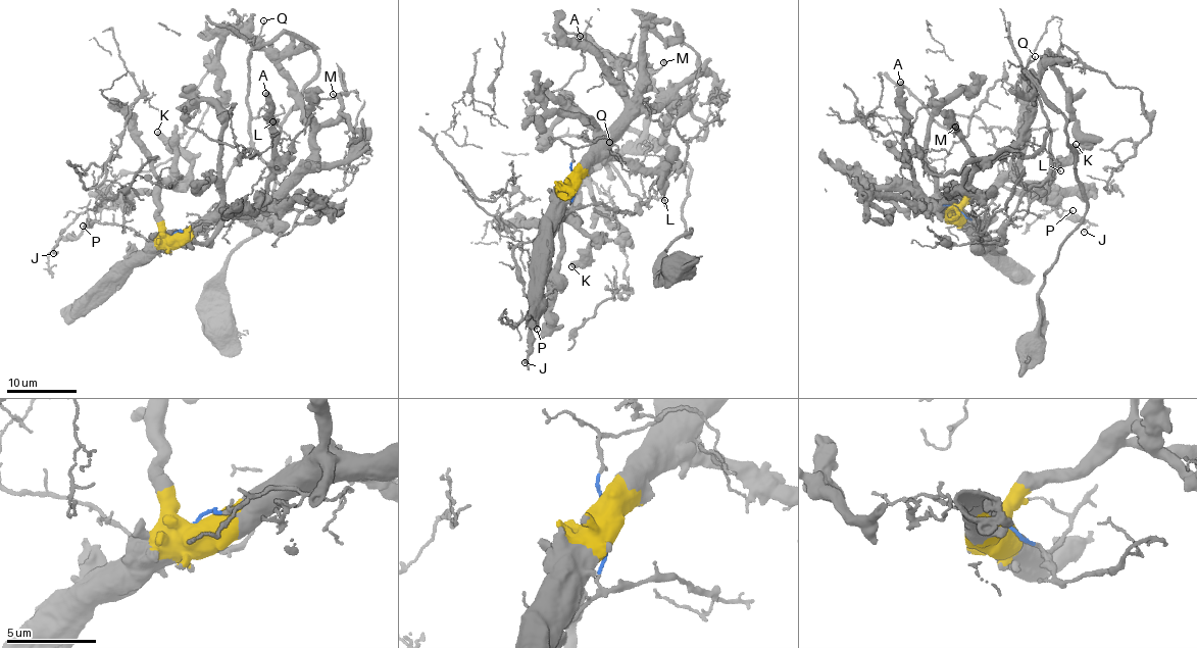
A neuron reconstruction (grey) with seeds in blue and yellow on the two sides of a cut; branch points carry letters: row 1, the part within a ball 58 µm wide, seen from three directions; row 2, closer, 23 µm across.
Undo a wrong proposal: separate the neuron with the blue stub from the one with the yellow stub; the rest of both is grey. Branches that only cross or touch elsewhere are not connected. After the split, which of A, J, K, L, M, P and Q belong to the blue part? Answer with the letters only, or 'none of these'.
J, L, P, Q

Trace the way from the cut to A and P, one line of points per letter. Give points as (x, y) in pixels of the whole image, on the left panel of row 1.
A: (173, 236), (222, 211), (243, 210), (260, 202), (273, 168), (275, 128), (269, 97), (265, 93)
P: (173, 236), (163, 243), (149, 243), (132, 229), (91, 223), (87, 219), (87, 227), (84, 226)

